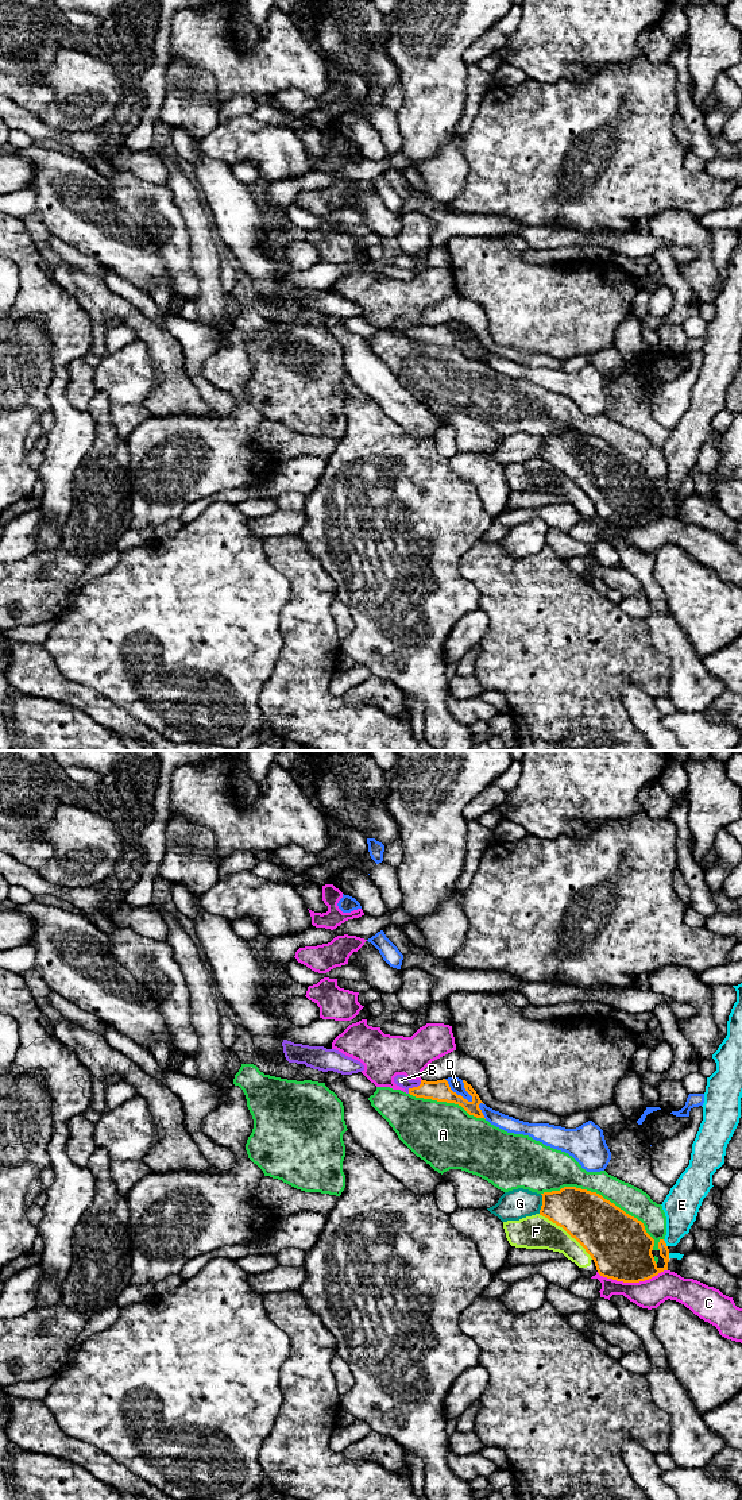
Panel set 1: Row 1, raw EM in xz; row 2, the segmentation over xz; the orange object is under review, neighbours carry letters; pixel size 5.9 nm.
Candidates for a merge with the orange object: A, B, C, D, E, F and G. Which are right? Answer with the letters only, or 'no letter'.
B

